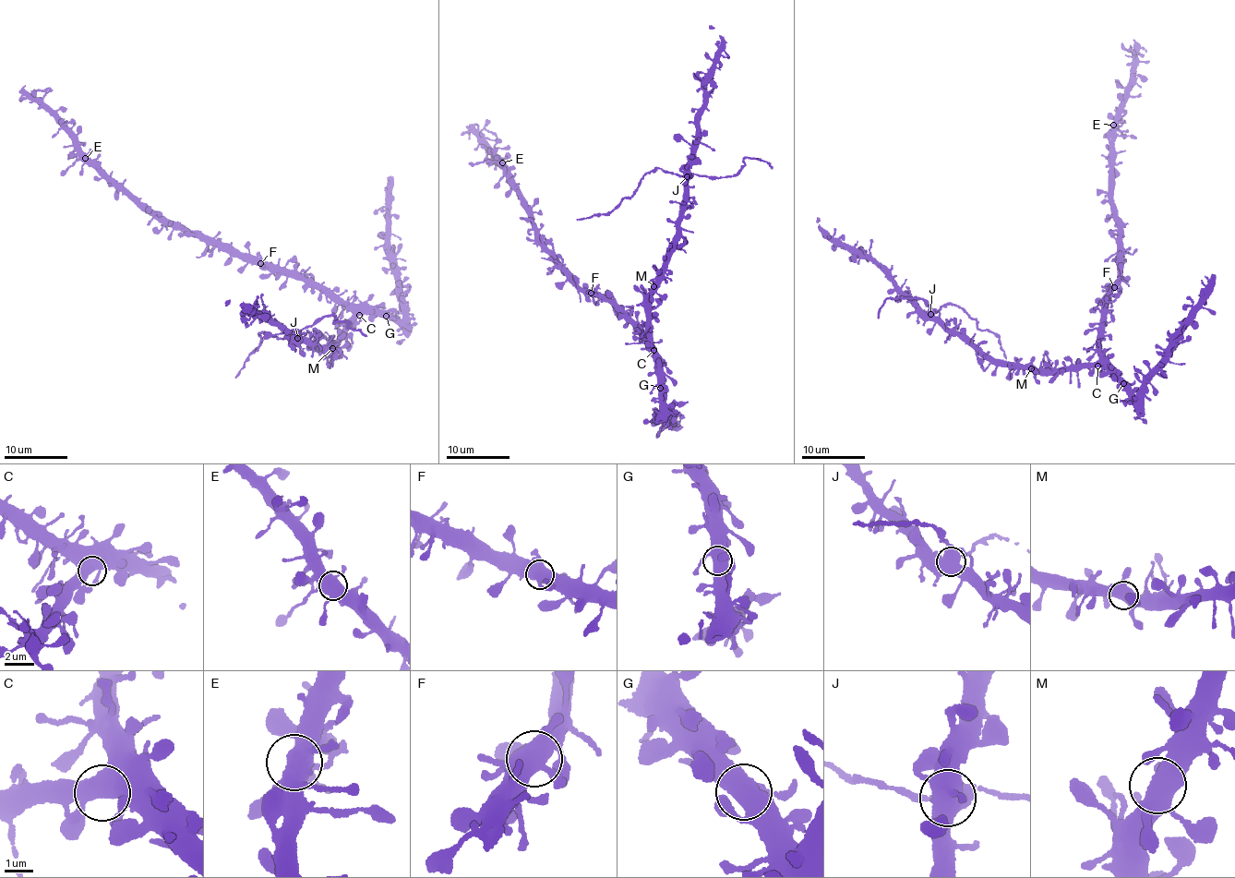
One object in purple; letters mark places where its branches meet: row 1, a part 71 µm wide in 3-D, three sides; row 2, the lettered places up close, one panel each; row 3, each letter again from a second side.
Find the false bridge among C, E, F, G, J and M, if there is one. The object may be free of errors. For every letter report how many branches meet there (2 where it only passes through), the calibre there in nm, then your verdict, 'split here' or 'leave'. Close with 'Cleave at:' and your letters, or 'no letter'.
C: 3 | 440 nm | leave
E: 5 | 600 nm | leave
F: 3 | 550 nm | leave
G: 5 | 550 nm | leave
J: 4 | 650 nm | split here
M: 5 | 600 nm | leave
Cleave at: J

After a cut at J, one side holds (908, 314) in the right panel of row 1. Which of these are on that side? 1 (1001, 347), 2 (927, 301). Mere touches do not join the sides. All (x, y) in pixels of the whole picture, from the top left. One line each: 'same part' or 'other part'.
1: other part
2: other part

